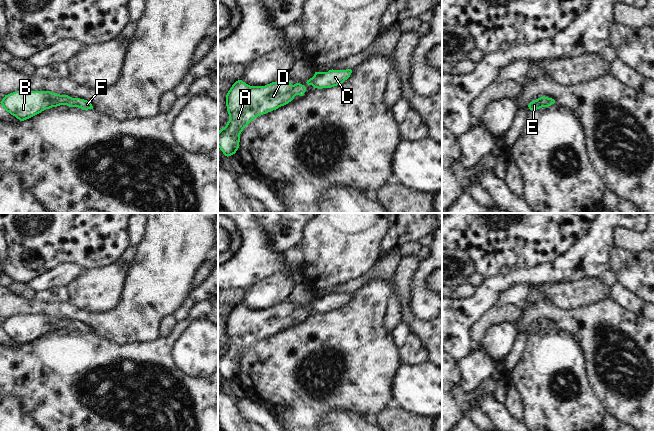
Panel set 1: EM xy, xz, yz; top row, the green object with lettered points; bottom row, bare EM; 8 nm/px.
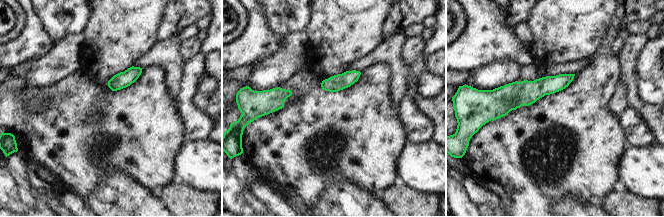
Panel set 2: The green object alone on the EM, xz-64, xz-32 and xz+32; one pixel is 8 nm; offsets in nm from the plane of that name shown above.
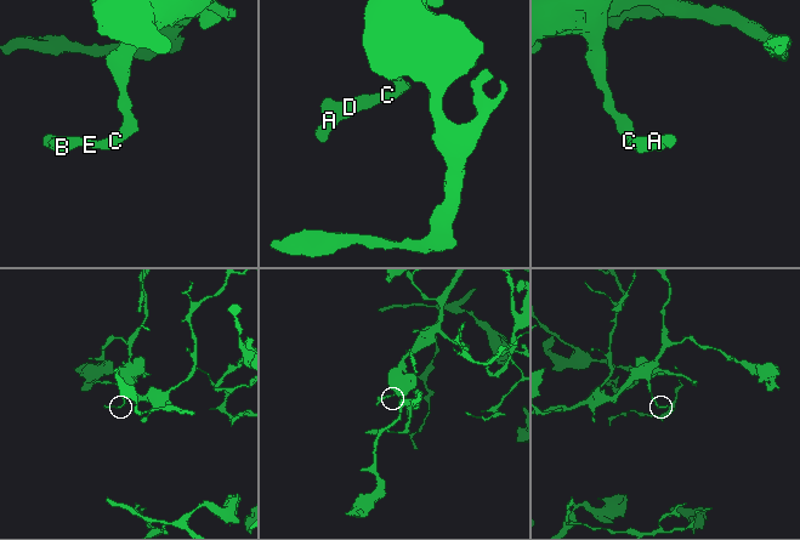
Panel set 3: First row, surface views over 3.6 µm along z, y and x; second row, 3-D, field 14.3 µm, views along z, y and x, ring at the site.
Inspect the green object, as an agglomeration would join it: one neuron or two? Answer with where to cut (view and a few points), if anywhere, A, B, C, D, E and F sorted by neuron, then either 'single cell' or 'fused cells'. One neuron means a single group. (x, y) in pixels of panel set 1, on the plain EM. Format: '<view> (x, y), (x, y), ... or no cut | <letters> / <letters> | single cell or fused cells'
no cut | A B C D E F | single cell

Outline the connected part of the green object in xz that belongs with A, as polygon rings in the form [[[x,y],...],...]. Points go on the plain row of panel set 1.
[[[282,303],[265,310],[250,310],[236,305],[226,319],[229,345],[218,355],[218,371],[225,380],[239,372],[240,358],[255,342],[291,326],[296,319],[303,320],[306,311]]]

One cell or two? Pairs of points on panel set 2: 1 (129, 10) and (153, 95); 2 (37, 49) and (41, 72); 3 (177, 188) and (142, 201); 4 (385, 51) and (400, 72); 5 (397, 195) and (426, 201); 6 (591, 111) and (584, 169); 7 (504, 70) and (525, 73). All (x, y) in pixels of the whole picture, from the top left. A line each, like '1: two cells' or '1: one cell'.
1: two cells
2: two cells
3: two cells
4: one cell
5: one cell
6: one cell
7: two cells

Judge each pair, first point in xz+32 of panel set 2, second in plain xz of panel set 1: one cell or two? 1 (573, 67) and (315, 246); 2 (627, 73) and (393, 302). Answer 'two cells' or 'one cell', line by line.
1: two cells
2: two cells

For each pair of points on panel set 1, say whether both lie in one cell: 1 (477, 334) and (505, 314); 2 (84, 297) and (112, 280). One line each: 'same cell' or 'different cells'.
1: same cell
2: same cell

